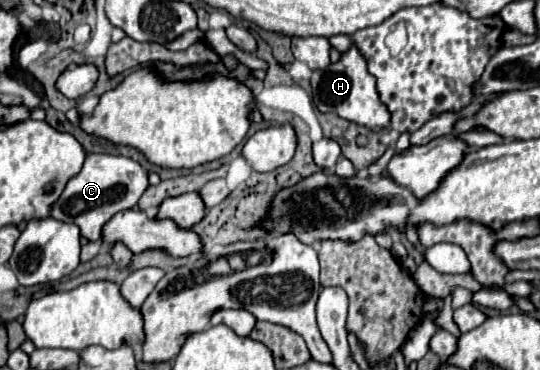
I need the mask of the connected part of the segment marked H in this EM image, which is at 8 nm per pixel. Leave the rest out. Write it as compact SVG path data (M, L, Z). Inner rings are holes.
M351 46L349 52L345 52L337 64L331 64L325 70L315 70L311 74L311 88L313 104L319 112L335 112L341 118L367 126L373 132L387 128L391 122L389 110L385 110L385 104L377 98L377 80L369 74L367 62L355 46Z

